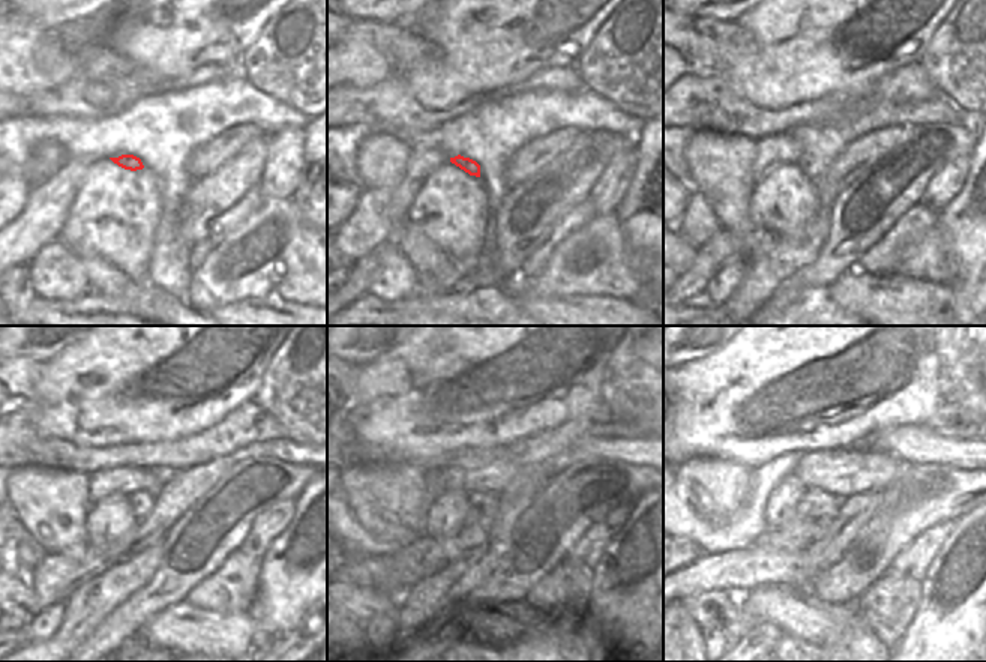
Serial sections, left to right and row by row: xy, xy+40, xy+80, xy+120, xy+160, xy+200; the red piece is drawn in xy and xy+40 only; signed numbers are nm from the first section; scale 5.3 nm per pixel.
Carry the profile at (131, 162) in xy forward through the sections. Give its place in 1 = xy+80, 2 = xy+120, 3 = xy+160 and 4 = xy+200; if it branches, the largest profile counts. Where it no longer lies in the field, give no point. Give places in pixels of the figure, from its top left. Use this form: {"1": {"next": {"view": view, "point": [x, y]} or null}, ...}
{"1": {"next": {"view": "xy+80", "point": [809, 165]}}, "2": {"next": {"view": "xy+120", "point": [141, 502]}}, "3": {"next": {"view": "xy+160", "point": [477, 503]}}, "4": {"next": {"view": "xy+200", "point": [817, 511]}}}

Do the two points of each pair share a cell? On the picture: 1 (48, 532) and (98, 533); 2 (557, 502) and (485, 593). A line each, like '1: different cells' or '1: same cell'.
1: different cells
2: same cell

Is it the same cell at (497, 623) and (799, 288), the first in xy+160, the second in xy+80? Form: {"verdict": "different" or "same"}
{"verdict": "different"}

